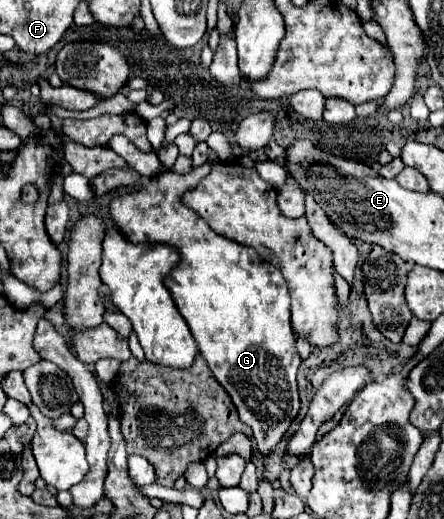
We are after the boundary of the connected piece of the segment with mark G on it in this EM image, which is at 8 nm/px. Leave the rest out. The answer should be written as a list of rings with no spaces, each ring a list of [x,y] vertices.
[[[207,160],[205,164],[193,168],[191,174],[175,174],[171,170],[161,172],[159,176],[139,186],[135,192],[123,198],[115,198],[111,202],[111,218],[117,228],[121,228],[121,232],[133,242],[165,242],[179,248],[181,262],[165,278],[165,286],[169,288],[181,316],[187,320],[199,354],[207,360],[213,376],[231,396],[241,422],[253,430],[261,456],[267,458],[299,414],[299,392],[295,376],[301,358],[297,354],[295,332],[289,322],[289,292],[281,272],[261,260],[255,248],[243,248],[235,240],[217,236],[199,214],[181,204],[181,194],[193,188],[203,176],[207,176],[213,164],[213,160]]]

